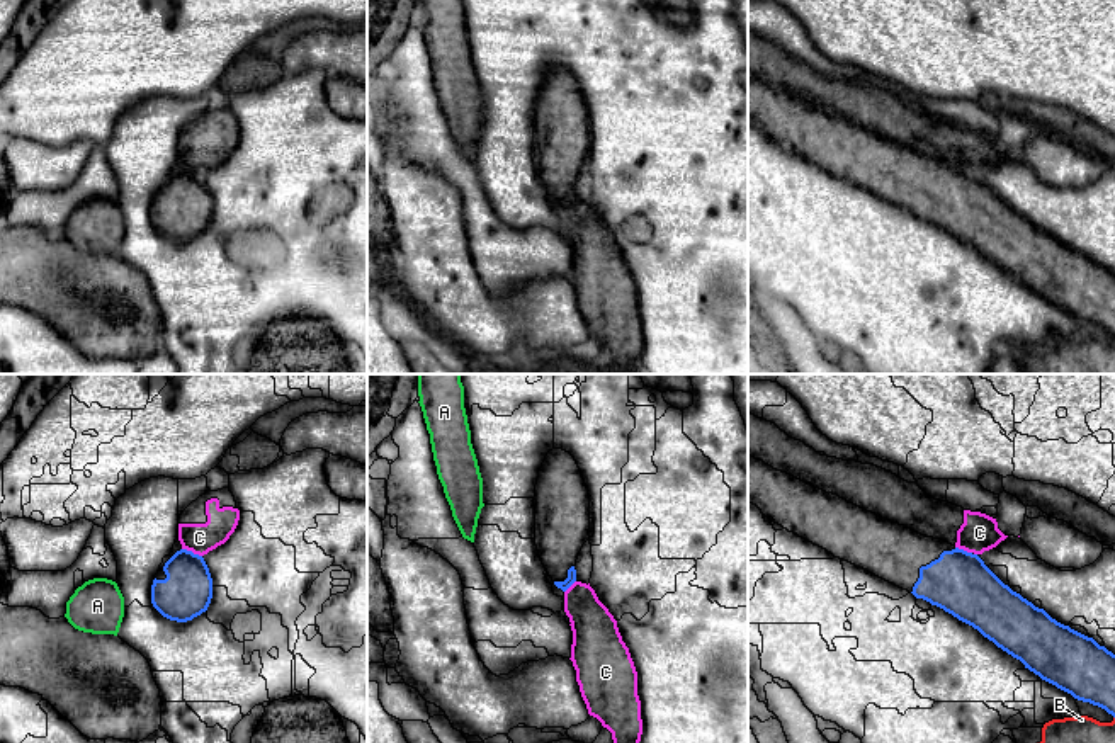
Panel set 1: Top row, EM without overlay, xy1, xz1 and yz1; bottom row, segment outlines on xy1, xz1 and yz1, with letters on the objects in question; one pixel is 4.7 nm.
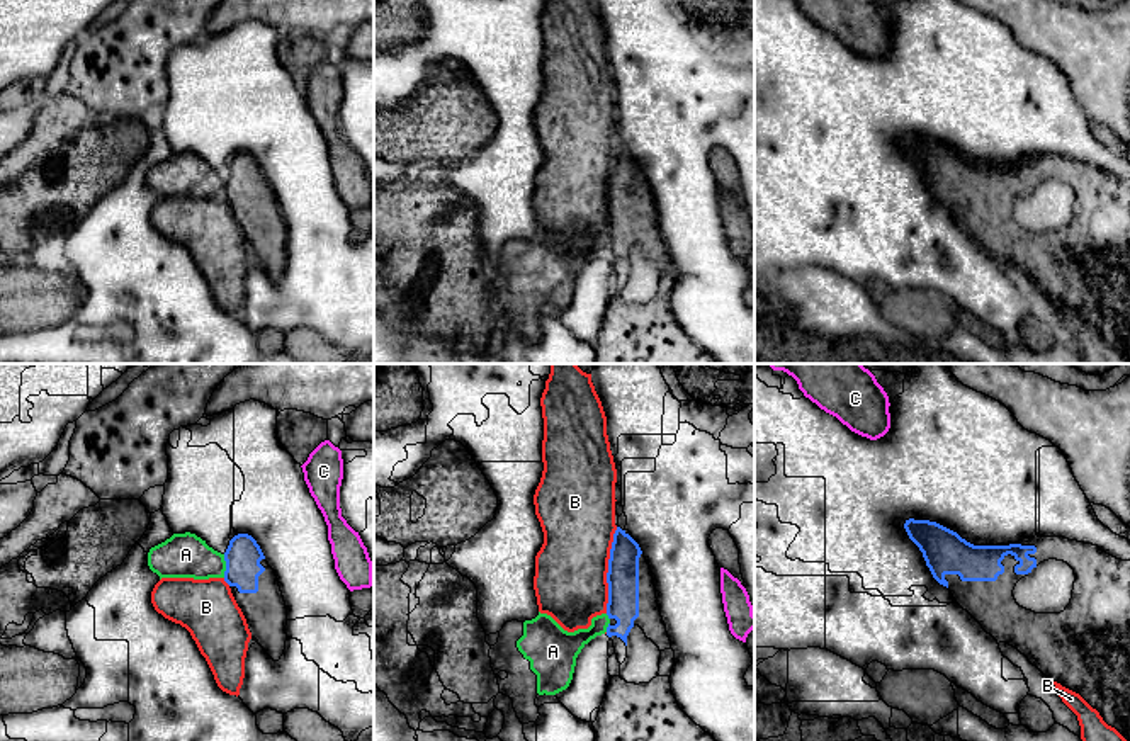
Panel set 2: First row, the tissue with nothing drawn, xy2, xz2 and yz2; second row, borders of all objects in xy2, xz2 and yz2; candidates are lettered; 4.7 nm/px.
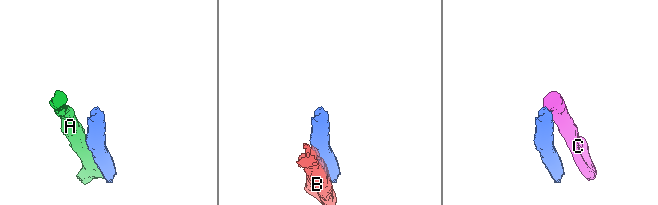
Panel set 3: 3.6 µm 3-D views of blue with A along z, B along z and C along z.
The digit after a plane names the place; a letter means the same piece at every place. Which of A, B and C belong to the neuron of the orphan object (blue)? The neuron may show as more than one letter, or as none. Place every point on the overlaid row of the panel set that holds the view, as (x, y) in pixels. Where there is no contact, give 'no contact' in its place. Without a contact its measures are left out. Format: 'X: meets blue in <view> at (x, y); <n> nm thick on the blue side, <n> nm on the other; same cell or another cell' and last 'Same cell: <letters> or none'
A: meets blue in xy2 at (226, 566); 170 nm thick on the blue side, 200 nm on the other; another cell
B: meets blue in xz2 at (609, 570); 150 nm thick on the blue side, 340 nm on the other; another cell
C: meets blue in xy1 at (192, 553); 240 nm thick on the blue side, 140 nm on the other; another cell
Same cell: none

